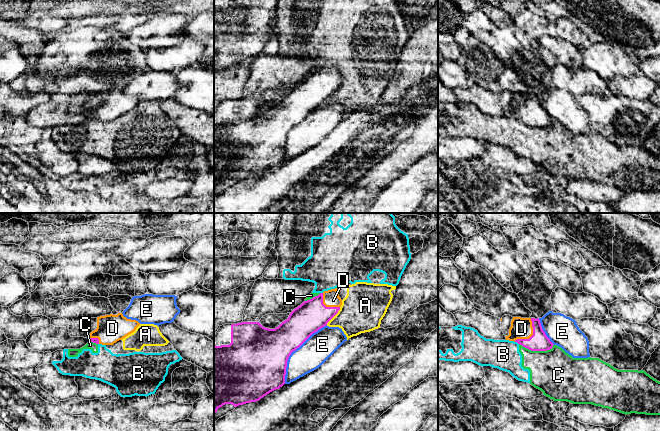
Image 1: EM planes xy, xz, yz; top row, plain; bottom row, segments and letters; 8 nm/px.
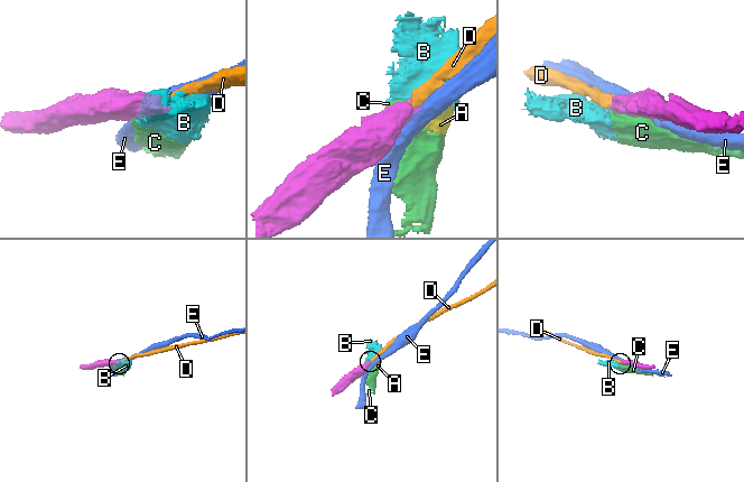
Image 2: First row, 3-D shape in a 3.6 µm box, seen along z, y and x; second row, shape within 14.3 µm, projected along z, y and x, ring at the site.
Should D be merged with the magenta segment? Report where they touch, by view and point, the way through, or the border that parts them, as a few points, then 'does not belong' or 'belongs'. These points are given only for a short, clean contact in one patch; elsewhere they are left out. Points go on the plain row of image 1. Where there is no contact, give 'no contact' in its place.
meets magenta in yz at (532, 111); runs through yz (538, 117), (532, 111), (521, 104); belongs

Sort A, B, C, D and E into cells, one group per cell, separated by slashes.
A B C / D / E

